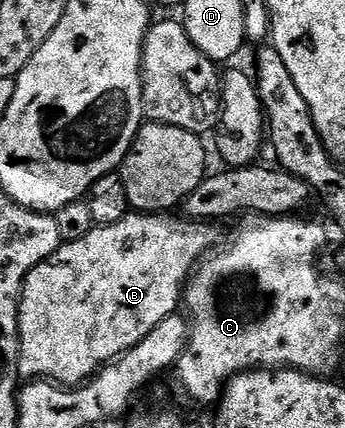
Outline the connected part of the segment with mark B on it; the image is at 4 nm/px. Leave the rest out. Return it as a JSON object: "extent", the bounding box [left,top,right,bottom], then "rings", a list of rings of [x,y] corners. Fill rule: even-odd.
{"extent":[20,212,218,388],"rings":[[[130,212],[122,220],[118,220],[114,224],[109,226],[97,226],[95,230],[90,232],[90,236],[85,236],[82,240],[74,240],[73,242],[65,242],[61,245],[60,249],[56,251],[52,257],[46,259],[42,264],[38,264],[30,272],[30,276],[26,280],[24,285],[24,295],[20,298],[20,376],[24,380],[44,380],[48,379],[57,384],[63,384],[69,388],[75,388],[88,381],[94,374],[97,373],[105,364],[111,363],[113,360],[120,357],[121,354],[128,353],[128,350],[134,348],[138,345],[145,336],[148,335],[154,328],[158,328],[158,324],[162,324],[162,320],[166,320],[170,315],[177,313],[178,307],[176,305],[181,305],[182,299],[186,294],[186,287],[196,269],[200,265],[202,259],[209,252],[215,251],[218,246],[218,241],[216,242],[216,229],[215,225],[209,224],[207,222],[194,222],[191,220],[185,220],[183,217],[177,216],[177,218],[168,218],[172,216],[165,216],[160,212]]]}

